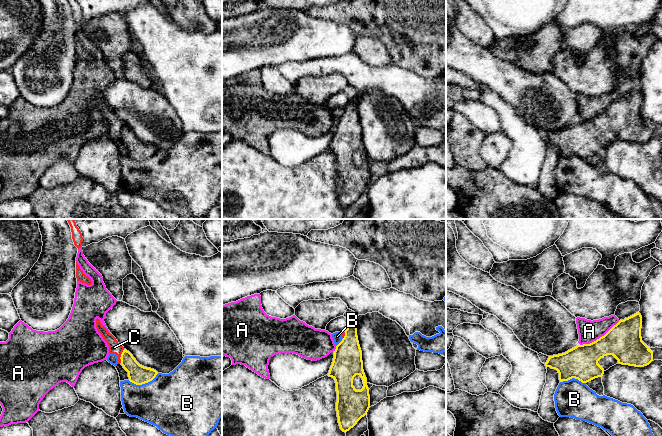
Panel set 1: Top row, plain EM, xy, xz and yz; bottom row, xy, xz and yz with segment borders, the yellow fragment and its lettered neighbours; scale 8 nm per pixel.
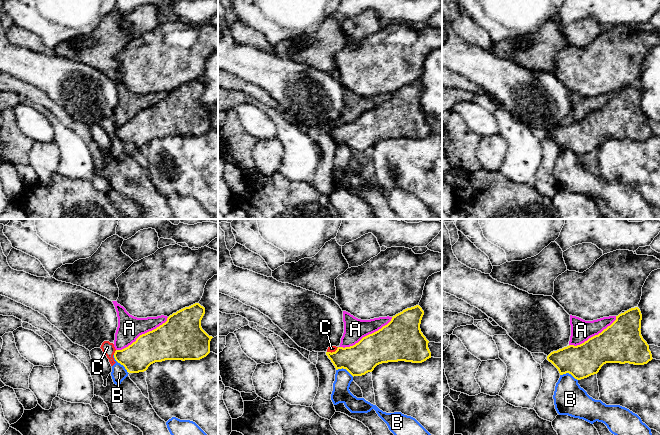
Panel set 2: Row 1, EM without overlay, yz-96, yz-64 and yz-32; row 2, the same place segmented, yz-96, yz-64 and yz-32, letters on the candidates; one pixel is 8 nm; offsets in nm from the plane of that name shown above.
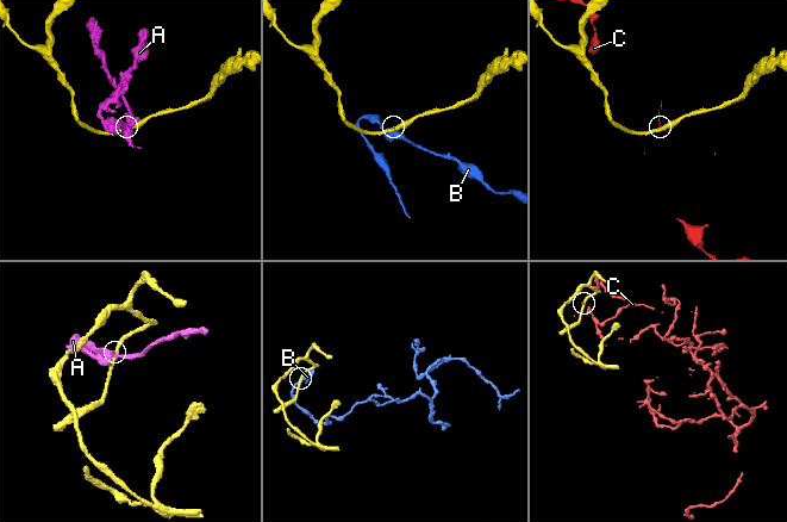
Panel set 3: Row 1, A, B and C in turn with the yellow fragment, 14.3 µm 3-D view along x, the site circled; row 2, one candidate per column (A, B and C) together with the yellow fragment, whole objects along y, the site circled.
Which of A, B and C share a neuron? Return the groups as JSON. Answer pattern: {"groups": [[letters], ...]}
{"groups": [["A"], ["B", "C"]]}

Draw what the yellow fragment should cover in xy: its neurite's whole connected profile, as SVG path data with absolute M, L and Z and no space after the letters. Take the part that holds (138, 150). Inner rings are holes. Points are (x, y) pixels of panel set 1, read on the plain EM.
M126 125L123 126L120 135L121 141L128 148L129 157L136 161L148 159L158 150L156 146L140 141Z

